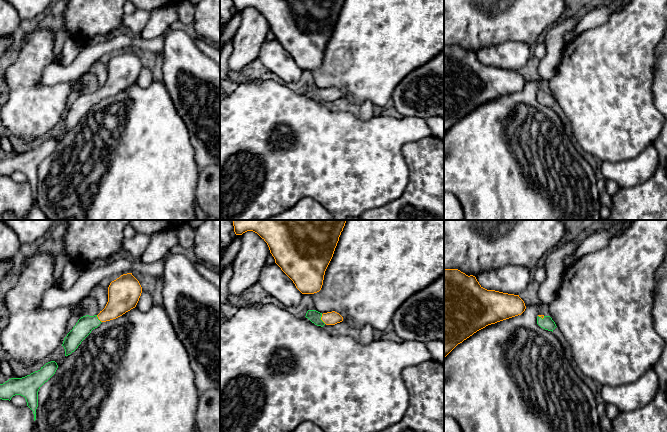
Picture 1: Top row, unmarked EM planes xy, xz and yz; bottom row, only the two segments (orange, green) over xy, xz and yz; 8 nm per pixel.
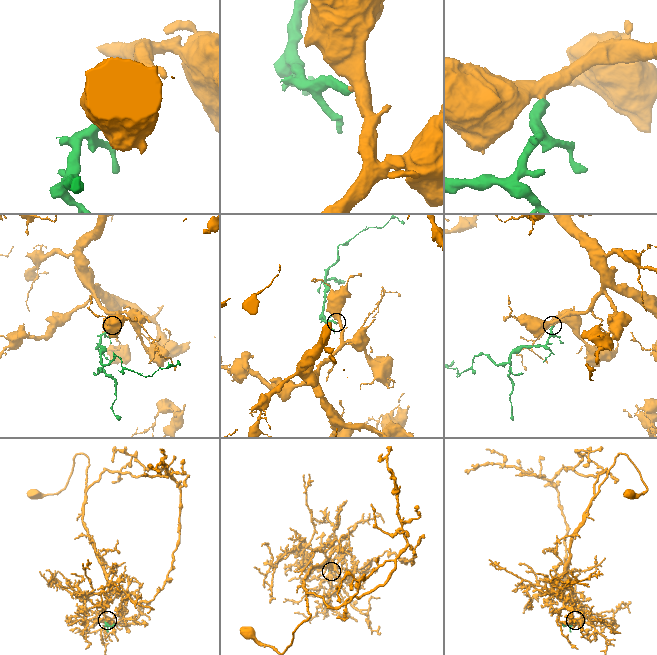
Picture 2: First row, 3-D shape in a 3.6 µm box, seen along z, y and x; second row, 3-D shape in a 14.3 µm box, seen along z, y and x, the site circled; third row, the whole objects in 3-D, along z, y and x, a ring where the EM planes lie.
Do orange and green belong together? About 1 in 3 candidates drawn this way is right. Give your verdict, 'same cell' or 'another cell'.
same cell

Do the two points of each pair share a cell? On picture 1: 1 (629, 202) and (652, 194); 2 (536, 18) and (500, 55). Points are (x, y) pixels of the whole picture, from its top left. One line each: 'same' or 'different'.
1: same
2: different

